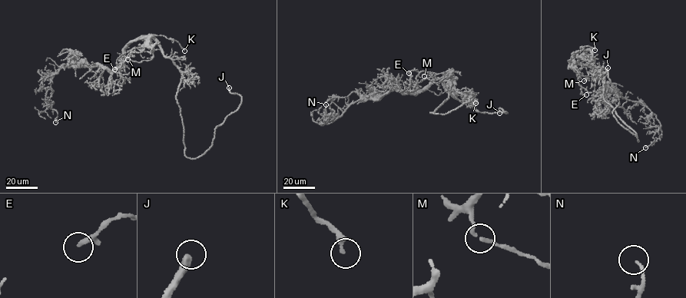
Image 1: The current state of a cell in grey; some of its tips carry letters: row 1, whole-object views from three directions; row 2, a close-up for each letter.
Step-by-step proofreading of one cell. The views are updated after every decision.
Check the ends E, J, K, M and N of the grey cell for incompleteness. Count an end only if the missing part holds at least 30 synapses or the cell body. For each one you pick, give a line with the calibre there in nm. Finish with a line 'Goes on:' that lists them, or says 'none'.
J: calibre 480 nm
Goes on: J

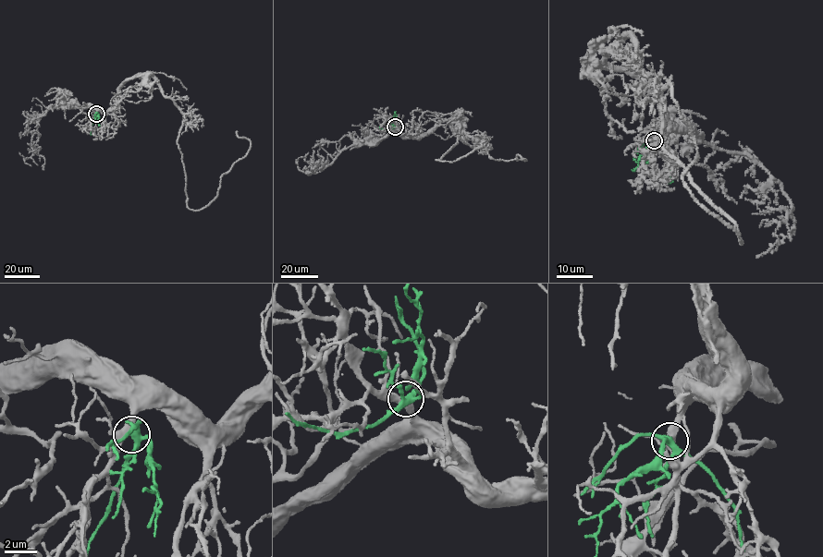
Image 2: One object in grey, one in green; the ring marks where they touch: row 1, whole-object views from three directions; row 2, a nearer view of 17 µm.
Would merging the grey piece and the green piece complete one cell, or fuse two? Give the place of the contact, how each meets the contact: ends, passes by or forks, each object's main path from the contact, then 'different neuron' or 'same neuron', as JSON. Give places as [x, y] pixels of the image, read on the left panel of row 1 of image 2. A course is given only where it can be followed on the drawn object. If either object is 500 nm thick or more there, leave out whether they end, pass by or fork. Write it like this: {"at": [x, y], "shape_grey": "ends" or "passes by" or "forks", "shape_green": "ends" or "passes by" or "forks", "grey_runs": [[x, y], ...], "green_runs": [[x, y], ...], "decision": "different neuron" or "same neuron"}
{"at": [96, 114], "shape_grey": "forks", "shape_green": "forks", "grey_runs": [[96, 114], [127, 80], [154, 78], [183, 116], [178, 144], [195, 210], [249, 151], [237, 131]], "green_runs": [[96, 114], [91, 135]], "decision": "same neuron"}

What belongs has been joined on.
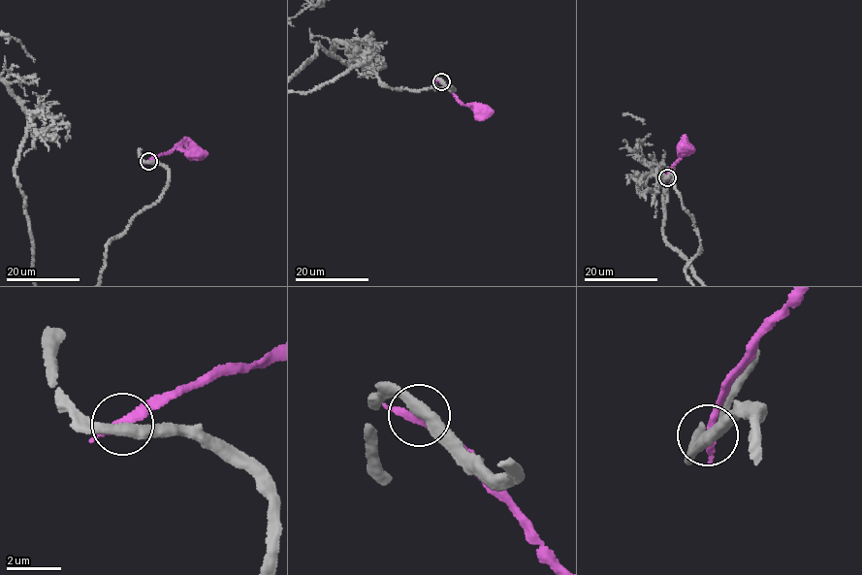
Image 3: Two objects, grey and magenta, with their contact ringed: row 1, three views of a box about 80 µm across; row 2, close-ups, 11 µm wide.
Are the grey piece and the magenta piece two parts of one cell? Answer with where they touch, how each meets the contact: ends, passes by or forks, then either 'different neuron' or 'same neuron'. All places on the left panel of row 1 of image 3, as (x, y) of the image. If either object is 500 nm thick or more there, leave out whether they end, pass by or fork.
at (148, 161); grey passes by; magenta passes by; different neuron

